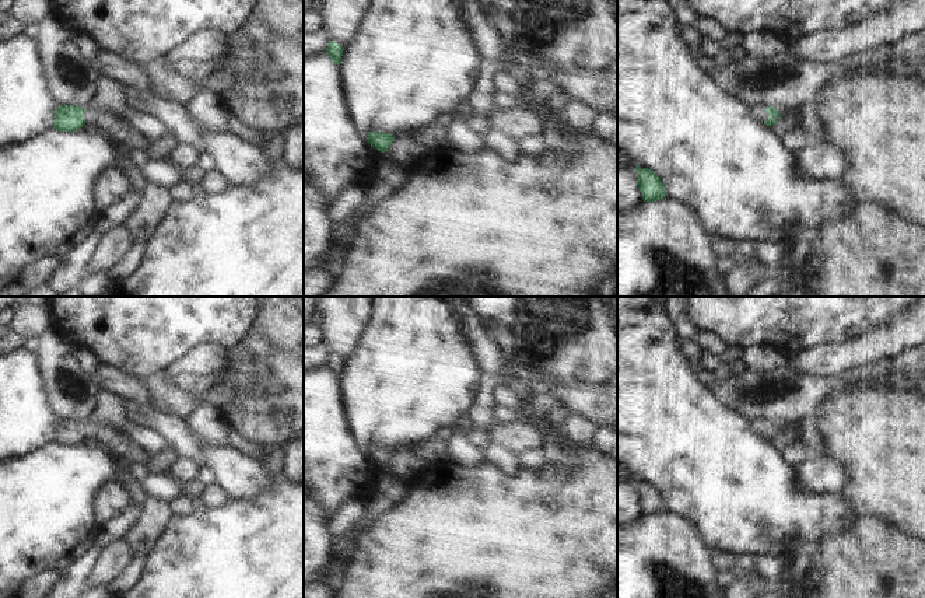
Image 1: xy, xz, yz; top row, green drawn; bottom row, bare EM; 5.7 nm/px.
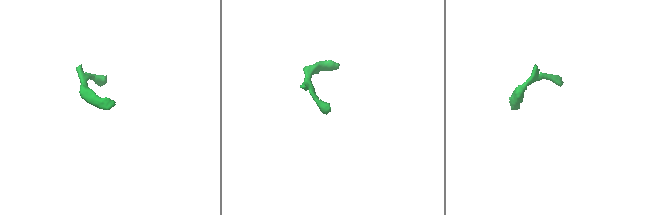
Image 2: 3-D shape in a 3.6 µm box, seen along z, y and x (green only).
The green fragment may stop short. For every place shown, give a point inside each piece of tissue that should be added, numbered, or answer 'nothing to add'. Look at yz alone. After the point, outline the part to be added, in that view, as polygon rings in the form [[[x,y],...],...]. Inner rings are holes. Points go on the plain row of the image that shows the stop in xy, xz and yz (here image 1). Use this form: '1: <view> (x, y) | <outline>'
1: yz (759, 423) | [[[756,417],[756,419],[751,419],[751,420],[750,420],[750,424],[753,426],[753,431],[754,431],[756,434],[758,434],[760,437],[765,437],[765,434],[770,431],[770,430],[765,427],[765,422],[767,422],[765,417]]]

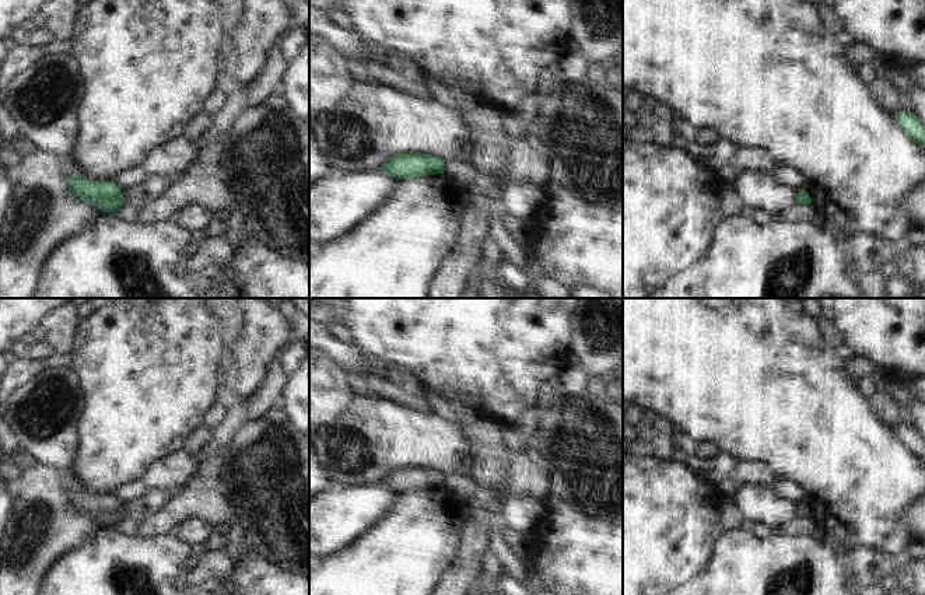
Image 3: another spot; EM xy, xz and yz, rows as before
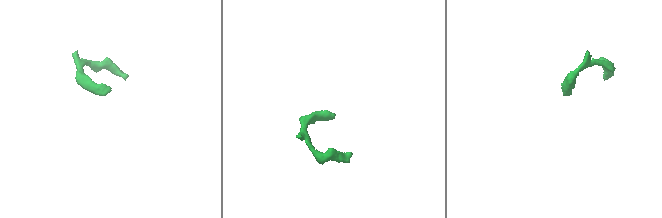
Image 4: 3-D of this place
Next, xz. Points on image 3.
nothing to add

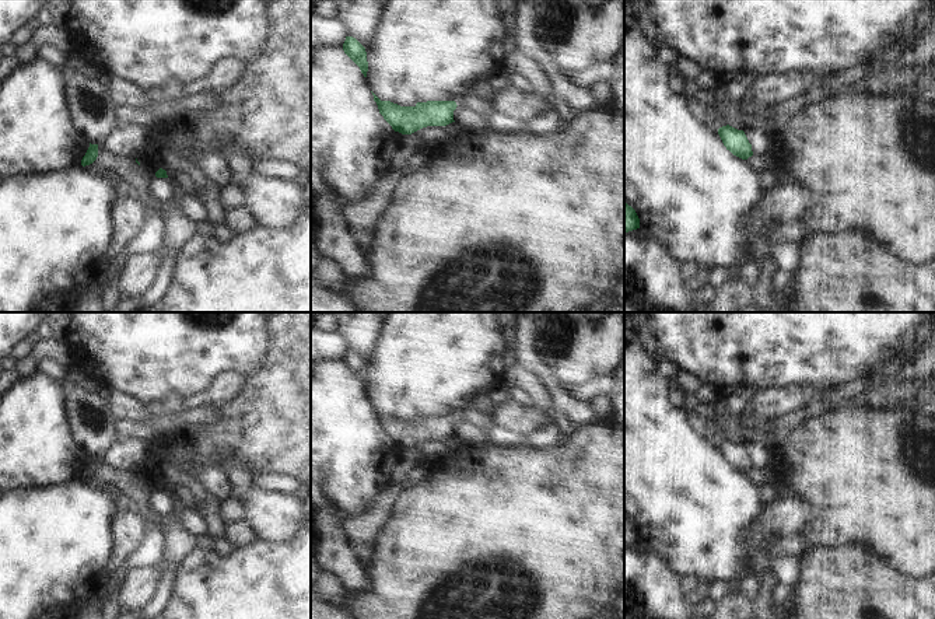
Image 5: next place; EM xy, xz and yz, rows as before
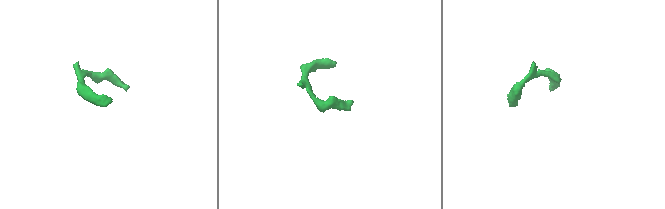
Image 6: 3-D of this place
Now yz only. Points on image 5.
nothing to add

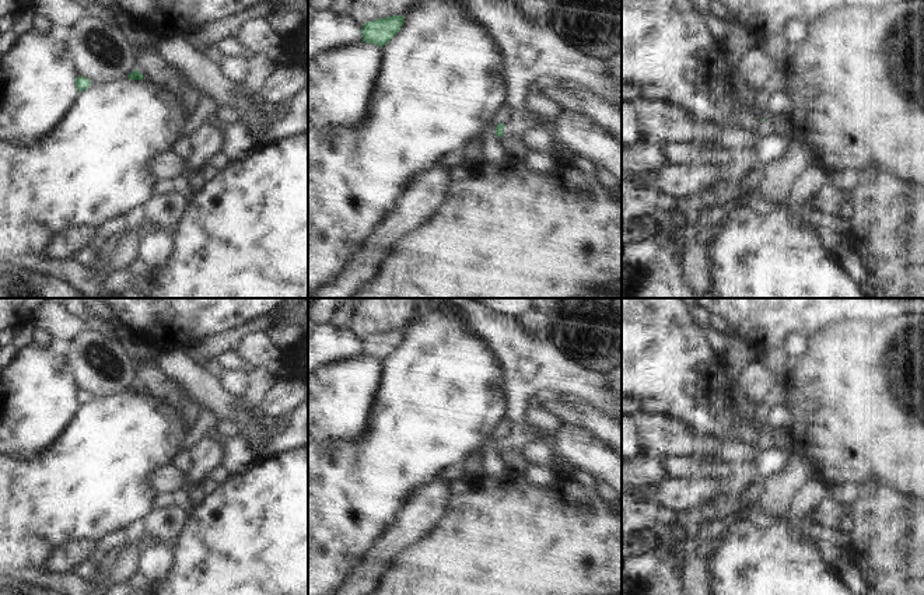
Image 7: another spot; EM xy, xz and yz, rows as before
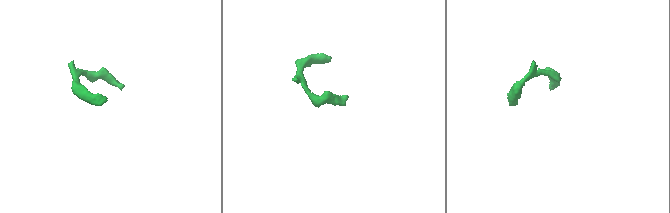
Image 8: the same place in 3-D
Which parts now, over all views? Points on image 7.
1: xz (529, 364) | [[[475,298],[445,300],[462,311],[504,371],[505,419],[510,420],[505,449],[522,449],[540,434],[526,423],[525,414],[528,400],[543,388],[589,403],[622,423],[622,398],[609,386],[605,374],[573,363],[549,340],[532,337],[515,316],[494,312]]]

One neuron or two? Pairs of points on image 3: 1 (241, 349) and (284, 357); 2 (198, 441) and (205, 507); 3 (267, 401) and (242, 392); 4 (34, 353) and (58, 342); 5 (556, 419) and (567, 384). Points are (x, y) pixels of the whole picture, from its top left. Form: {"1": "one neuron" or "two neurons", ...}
{"1": "two neurons", "2": "two neurons", "3": "two neurons", "4": "two neurons", "5": "two neurons"}

